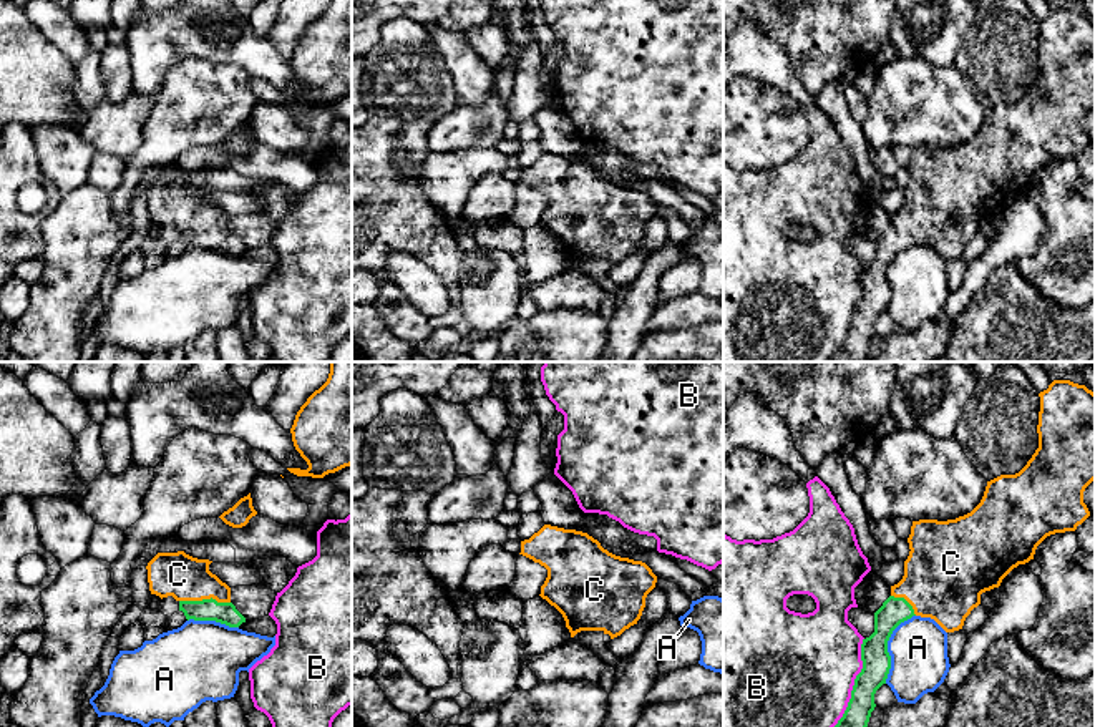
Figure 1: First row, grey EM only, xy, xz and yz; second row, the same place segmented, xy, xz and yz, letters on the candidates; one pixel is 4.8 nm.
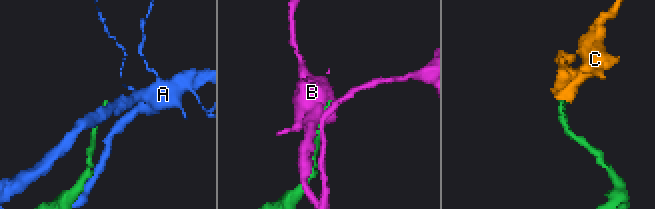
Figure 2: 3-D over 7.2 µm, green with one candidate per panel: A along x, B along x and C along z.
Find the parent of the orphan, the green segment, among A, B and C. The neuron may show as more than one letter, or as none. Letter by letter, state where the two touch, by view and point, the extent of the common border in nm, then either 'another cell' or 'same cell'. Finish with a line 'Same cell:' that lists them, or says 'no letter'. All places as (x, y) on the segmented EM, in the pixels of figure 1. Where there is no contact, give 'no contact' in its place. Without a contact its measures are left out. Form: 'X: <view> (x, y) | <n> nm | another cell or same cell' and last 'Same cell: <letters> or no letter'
A: yz (886, 646) | 360 nm | another cell
B: yz (855, 683) | 460 nm | another cell
C: xy (204, 600) | 240 nm | same cell
Same cell: C

